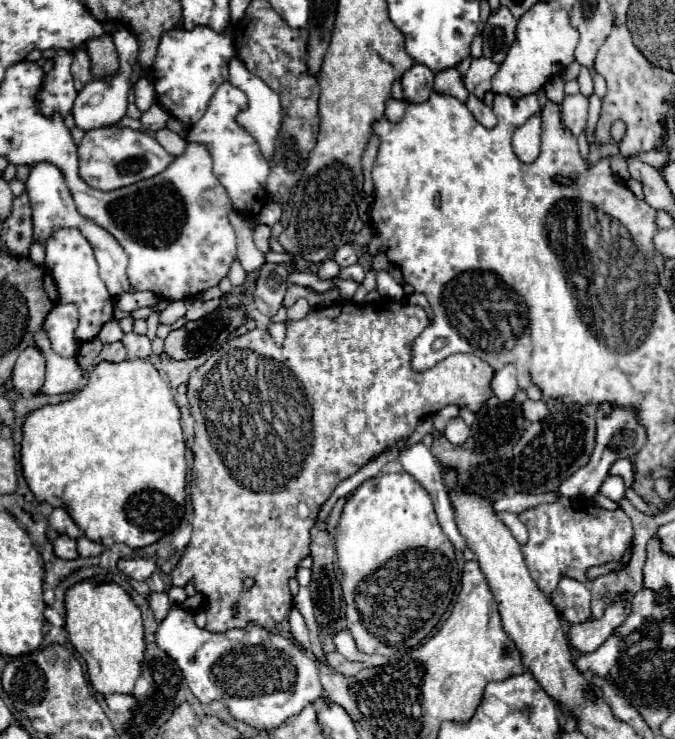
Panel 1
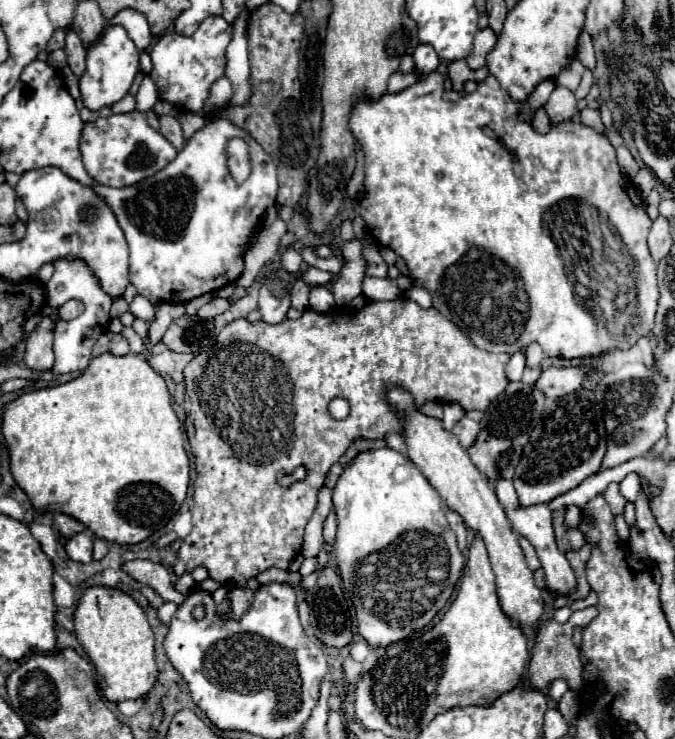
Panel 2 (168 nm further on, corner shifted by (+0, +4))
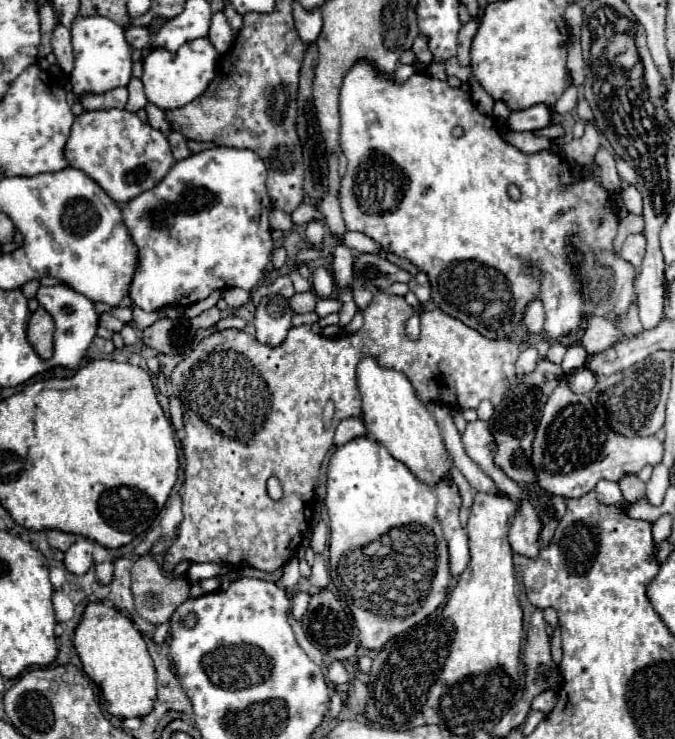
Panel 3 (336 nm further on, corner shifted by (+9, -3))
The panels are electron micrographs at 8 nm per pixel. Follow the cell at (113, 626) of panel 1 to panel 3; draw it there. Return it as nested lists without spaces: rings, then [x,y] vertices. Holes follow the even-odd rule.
[[[87,603],[83,617],[75,629],[75,637],[73,637],[73,645],[77,649],[77,655],[83,663],[83,671],[101,687],[101,693],[105,697],[107,711],[115,717],[143,717],[151,711],[155,697],[157,697],[157,689],[155,689],[155,667],[153,667],[153,659],[147,651],[145,639],[139,633],[139,629],[133,625],[133,621],[129,617],[125,617],[121,611],[117,611],[115,607],[107,605],[107,603]]]

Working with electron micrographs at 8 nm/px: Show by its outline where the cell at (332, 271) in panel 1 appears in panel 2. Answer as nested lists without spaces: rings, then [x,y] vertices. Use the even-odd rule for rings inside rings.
[[[308,268],[304,274],[300,274],[298,278],[302,278],[306,284],[310,286],[326,286],[330,284],[328,282],[328,274],[330,272],[324,272],[324,270],[318,270],[318,268]]]

